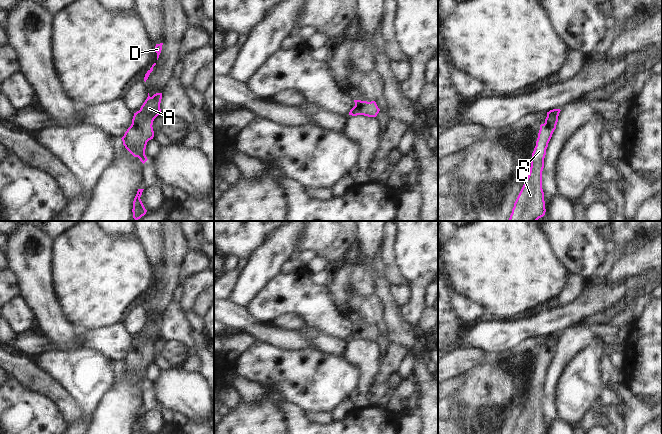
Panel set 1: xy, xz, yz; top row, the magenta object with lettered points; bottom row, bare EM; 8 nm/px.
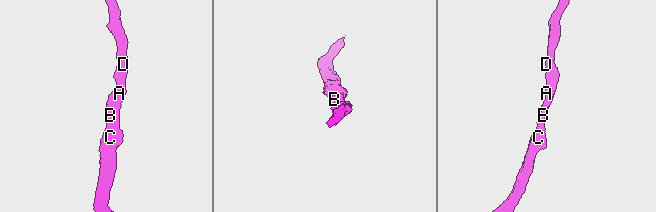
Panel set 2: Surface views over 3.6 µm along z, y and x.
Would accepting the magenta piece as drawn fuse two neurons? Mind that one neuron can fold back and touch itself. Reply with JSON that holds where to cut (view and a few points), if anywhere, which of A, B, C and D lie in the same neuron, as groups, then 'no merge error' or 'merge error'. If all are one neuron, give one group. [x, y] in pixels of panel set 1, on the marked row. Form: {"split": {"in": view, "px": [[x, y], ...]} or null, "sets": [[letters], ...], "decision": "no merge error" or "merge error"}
{"split": null, "sets": [["A", "B", "C", "D"]], "decision": "no merge error"}

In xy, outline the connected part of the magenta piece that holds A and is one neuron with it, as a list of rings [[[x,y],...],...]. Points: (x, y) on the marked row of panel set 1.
[[[148,93],[140,110],[134,113],[131,126],[121,138],[125,148],[143,164],[148,160],[145,155],[147,142],[154,137],[153,121],[161,114],[161,99],[162,93],[156,93],[152,97]]]

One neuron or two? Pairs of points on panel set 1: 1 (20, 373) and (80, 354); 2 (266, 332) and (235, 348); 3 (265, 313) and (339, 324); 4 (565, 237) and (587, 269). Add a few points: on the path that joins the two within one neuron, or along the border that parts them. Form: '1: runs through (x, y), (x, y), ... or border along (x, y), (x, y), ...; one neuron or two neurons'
1: border along (32, 358), (39, 367), (57, 382); two neurons
2: border along (231, 329), (246, 332), (255, 341); two neurons
3: runs through (283, 306), (315, 306), (321, 312); one neuron
4: runs through (573, 245), (583, 255), (584, 261); one neuron

